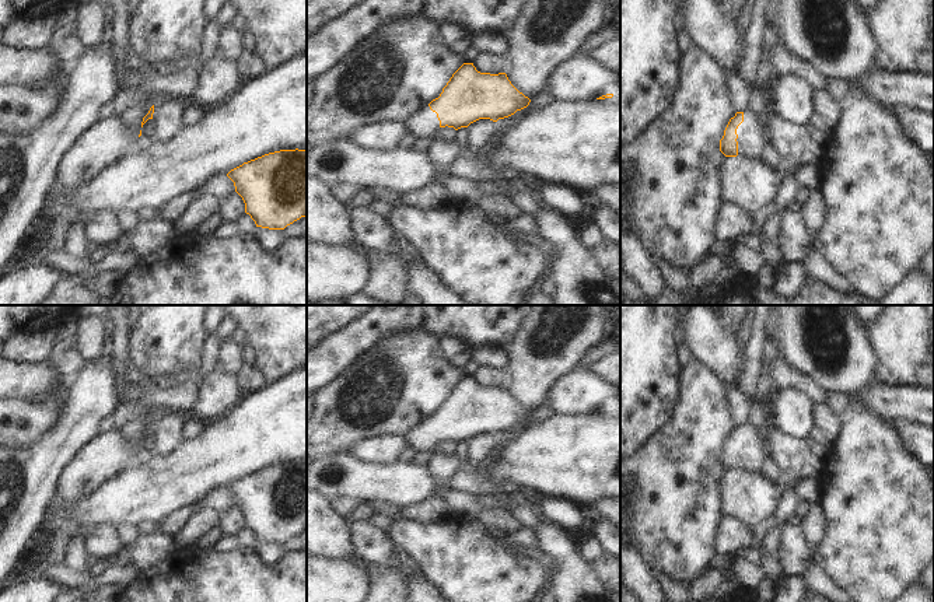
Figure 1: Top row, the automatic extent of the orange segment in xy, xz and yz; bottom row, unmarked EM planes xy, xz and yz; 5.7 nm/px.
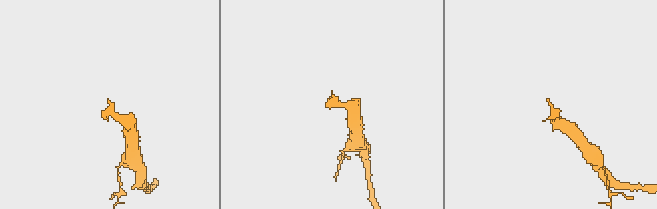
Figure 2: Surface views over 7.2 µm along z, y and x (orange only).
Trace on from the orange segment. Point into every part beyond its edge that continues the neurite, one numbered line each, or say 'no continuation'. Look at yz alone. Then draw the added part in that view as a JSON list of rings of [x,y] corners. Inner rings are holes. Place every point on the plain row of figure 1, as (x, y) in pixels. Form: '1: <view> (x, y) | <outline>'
1: yz (752, 450) | [[[752,426],[744,427],[744,435],[737,442],[738,470],[760,472],[767,455],[767,441],[762,440]]]

